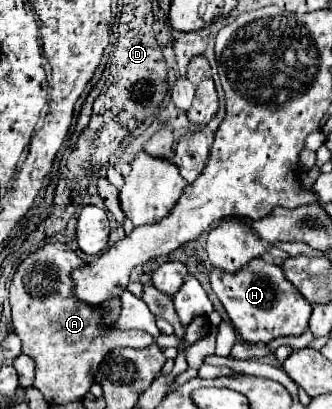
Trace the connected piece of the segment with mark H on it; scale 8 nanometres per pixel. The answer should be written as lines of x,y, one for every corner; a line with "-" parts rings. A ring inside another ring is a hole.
252,259
238,273
224,273
212,269
210,285
220,303
224,305
232,325
240,331
248,343
268,343
270,339
282,335
302,335
308,329
308,319
312,313
312,303
308,303
300,291
288,283
282,269
264,259

